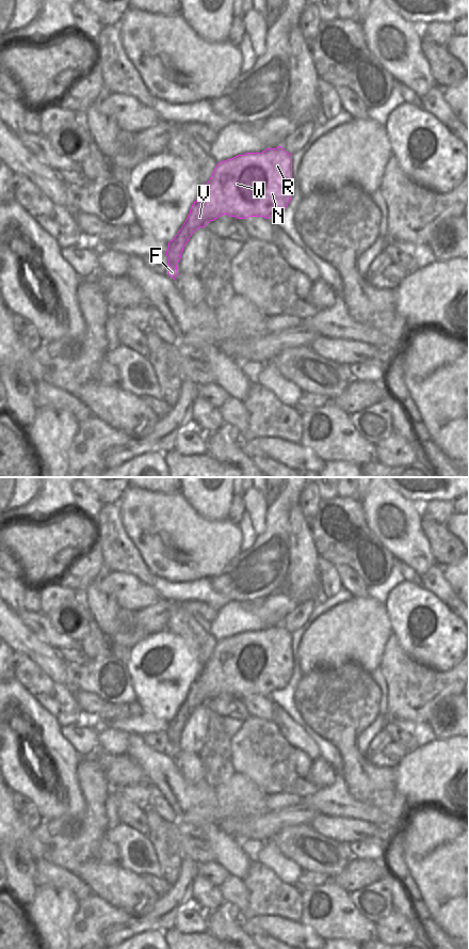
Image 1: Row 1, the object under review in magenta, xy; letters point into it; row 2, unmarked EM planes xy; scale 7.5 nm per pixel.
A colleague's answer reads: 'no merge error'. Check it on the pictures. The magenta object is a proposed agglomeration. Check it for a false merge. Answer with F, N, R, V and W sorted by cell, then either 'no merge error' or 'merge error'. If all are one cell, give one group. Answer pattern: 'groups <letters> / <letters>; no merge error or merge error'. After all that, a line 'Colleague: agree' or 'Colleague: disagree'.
groups F N R V W; no merge error
Colleague: agree

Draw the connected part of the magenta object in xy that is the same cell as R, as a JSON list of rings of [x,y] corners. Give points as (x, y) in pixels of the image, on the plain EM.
[[[281,624],[266,627],[261,631],[238,633],[219,640],[200,675],[192,683],[185,700],[168,721],[166,728],[168,754],[175,758],[179,753],[177,743],[181,737],[183,726],[199,706],[205,706],[210,699],[214,699],[223,693],[238,697],[248,695],[269,697],[274,691],[286,687],[292,677],[293,668],[292,633]]]

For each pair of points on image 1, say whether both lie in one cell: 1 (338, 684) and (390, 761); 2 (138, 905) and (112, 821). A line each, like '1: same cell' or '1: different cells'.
1: different cells
2: different cells

